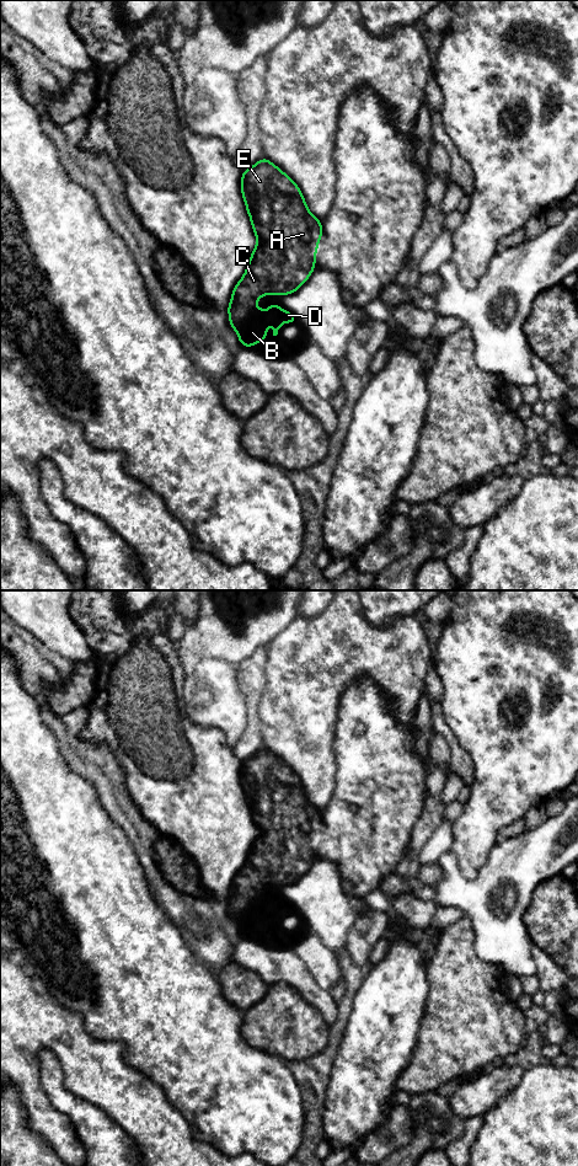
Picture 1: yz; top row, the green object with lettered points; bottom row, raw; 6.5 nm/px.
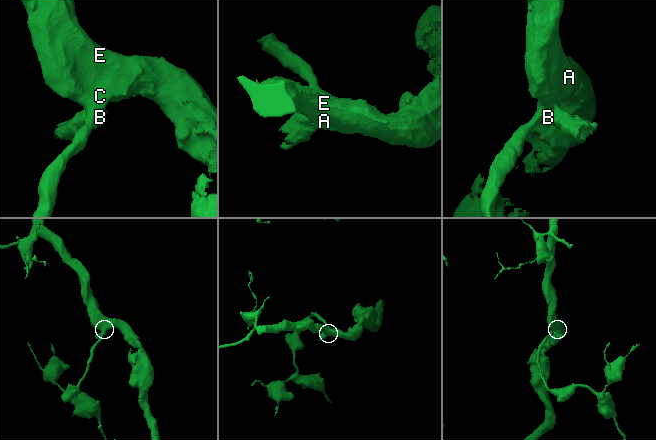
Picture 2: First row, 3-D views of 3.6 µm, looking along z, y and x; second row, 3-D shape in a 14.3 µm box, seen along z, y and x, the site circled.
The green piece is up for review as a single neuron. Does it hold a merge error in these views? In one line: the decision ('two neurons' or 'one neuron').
two neurons

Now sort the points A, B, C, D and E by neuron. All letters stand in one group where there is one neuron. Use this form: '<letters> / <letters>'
A C E / B D

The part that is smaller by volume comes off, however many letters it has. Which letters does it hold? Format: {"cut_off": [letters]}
{"cut_off": ["B", "D"]}

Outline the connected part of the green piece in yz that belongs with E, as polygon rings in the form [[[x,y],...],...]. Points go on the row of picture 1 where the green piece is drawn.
[[[267,157],[242,171],[241,194],[257,244],[226,309],[236,332],[261,296],[290,295],[306,283],[316,268],[316,252],[323,235],[322,223],[309,210],[299,186]]]

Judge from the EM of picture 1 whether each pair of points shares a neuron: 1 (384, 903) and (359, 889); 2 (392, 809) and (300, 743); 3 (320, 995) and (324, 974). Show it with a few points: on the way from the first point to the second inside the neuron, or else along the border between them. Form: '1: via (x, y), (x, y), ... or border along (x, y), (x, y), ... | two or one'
1: border along (378, 887), (363, 898) | two
2: border along (335, 741), (336, 787), (331, 797) | two
3: border along (305, 963), (314, 979), (328, 990) | two

